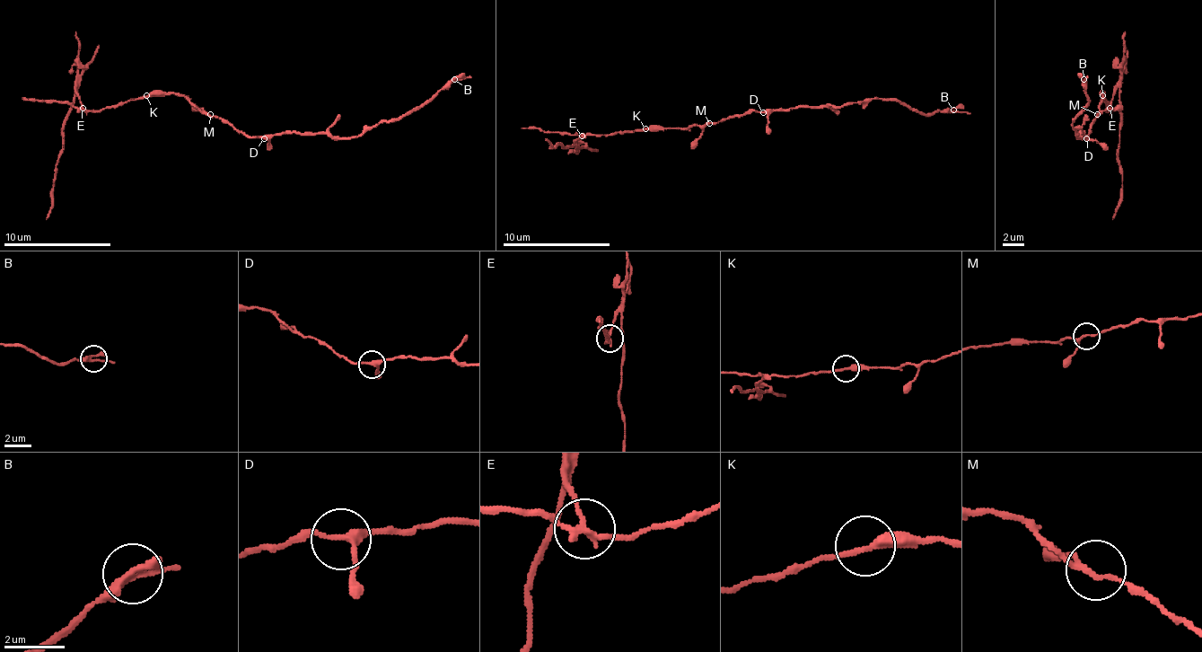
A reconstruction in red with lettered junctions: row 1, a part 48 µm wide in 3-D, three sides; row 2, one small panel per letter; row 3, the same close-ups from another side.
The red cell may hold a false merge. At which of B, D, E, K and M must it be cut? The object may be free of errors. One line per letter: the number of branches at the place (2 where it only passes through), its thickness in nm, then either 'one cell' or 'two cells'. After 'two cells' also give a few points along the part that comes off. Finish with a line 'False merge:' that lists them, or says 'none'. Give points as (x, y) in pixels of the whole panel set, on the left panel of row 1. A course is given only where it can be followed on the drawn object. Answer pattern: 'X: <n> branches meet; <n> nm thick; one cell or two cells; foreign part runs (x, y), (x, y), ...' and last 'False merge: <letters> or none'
B: 3 branches meet; 240 nm thick; one cell
D: 3 branches meet; 220 nm thick; one cell
E: 3 branches meet; 200 nm thick; two cells; foreign part runs (82, 109), (76, 92), (68, 114), (63, 152), (55, 168), (52, 202), (47, 218)
K: 2 branches meet; 260 nm thick; one cell
M: 3 branches meet; 150 nm thick; one cell
False merge: E

